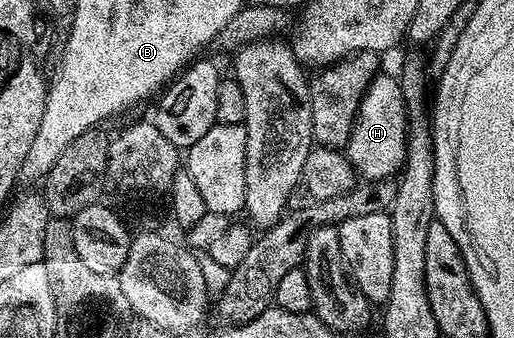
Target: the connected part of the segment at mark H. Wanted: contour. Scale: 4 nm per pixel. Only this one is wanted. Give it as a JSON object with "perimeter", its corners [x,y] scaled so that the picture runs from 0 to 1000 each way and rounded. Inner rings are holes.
{"perimeter":[[[737,216],[710,269],[667,456],[679,491],[704,533],[765,530],[788,488],[792,355],[778,243],[749,216]]]}

